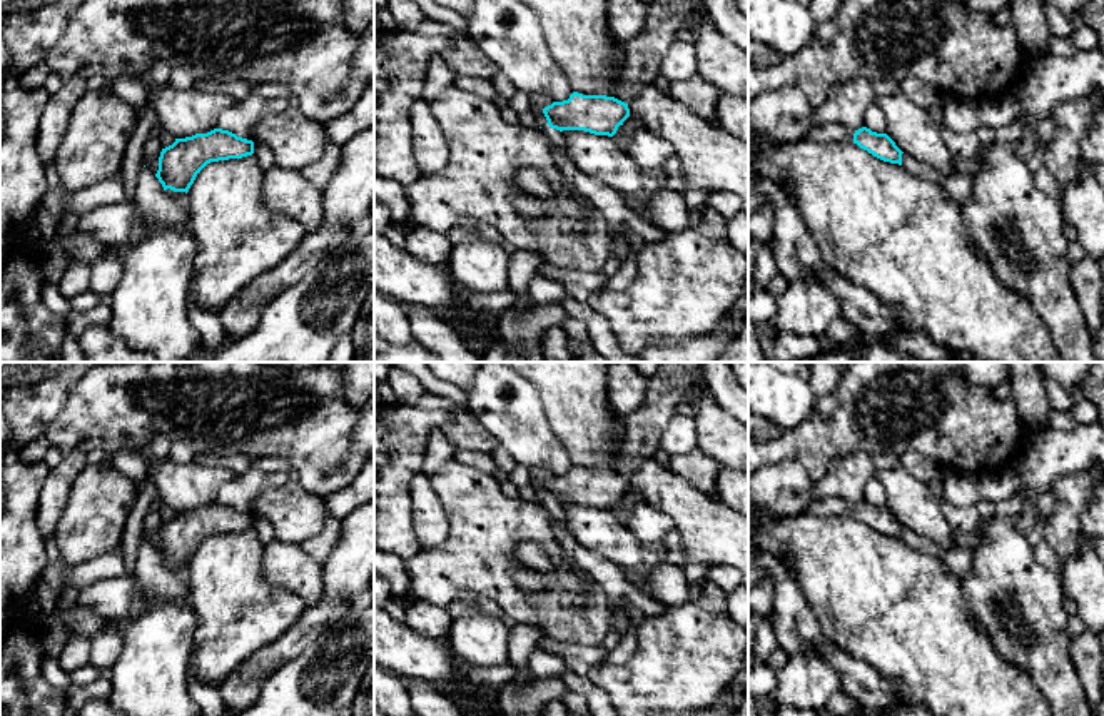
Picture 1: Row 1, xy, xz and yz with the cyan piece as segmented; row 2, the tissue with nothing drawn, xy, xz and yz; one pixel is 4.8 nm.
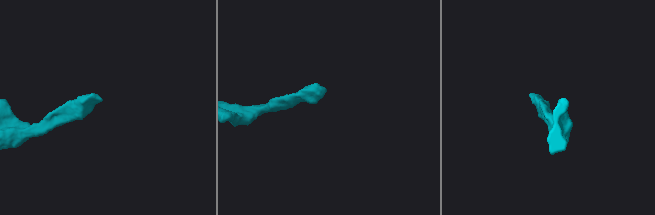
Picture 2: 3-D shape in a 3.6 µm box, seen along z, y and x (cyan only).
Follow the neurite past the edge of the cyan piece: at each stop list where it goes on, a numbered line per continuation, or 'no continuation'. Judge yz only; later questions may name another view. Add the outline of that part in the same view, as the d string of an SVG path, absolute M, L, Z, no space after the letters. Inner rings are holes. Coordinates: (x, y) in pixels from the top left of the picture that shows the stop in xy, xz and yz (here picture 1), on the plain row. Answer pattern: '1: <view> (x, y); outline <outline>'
1: yz (834, 506); outline M840 497L812 501L810 511L820 516L853 516L853 504Z

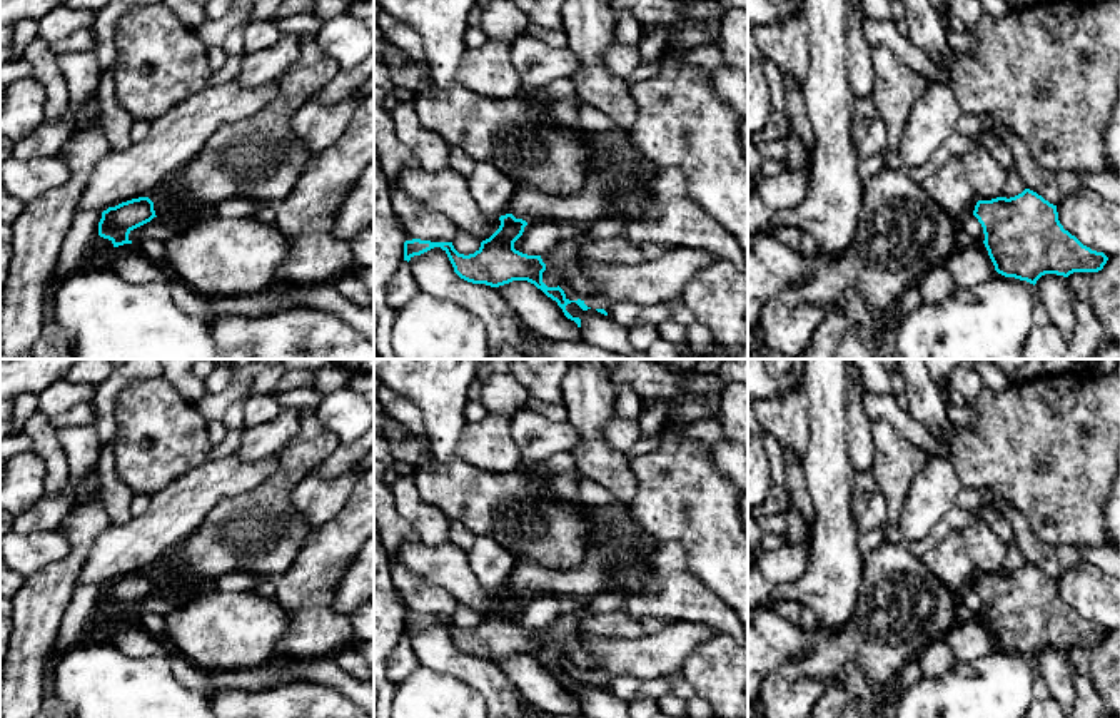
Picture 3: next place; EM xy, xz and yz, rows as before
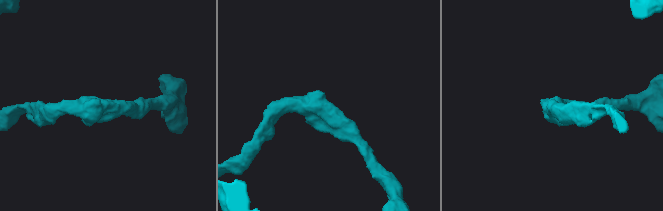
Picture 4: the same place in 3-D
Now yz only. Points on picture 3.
no continuation

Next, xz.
1: xz (621, 553); outline M613 499L608 506L588 506L593 524L593 544L576 568L544 568L532 559L516 559L511 588L526 596L571 596L593 601L606 581L619 584L628 596L649 596L658 589L658 576L651 569L656 541L634 523L629 506Z

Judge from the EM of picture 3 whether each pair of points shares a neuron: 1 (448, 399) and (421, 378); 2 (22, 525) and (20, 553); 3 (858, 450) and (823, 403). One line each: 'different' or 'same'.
1: same
2: different
3: different

